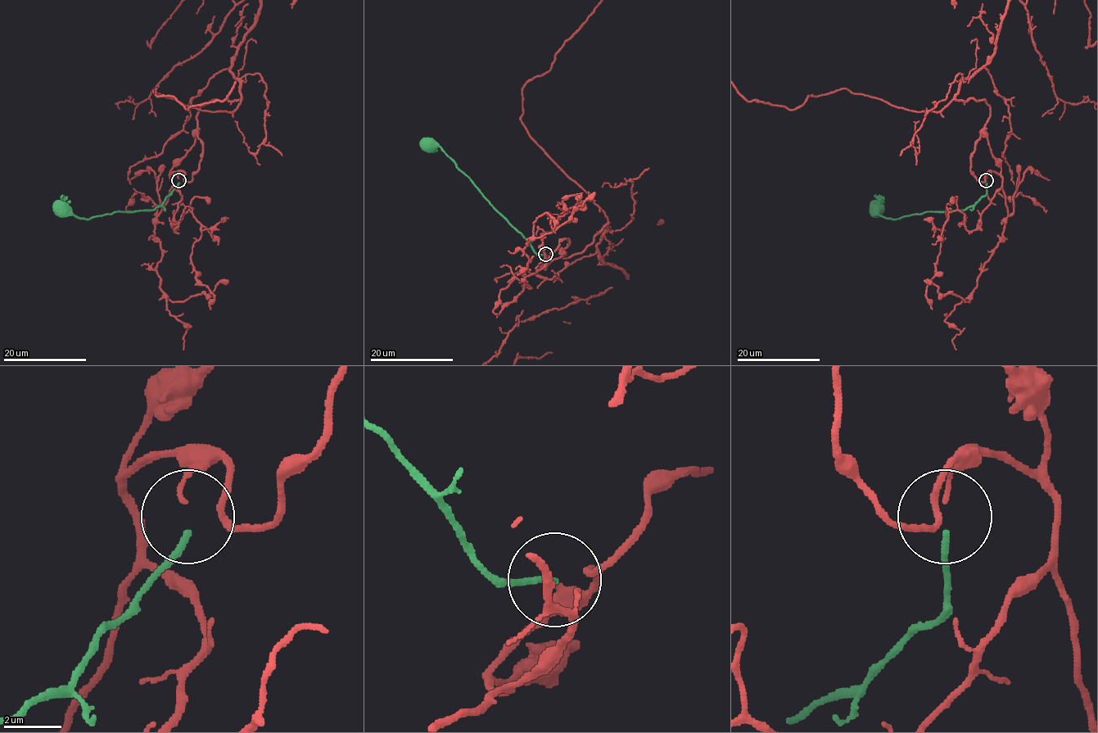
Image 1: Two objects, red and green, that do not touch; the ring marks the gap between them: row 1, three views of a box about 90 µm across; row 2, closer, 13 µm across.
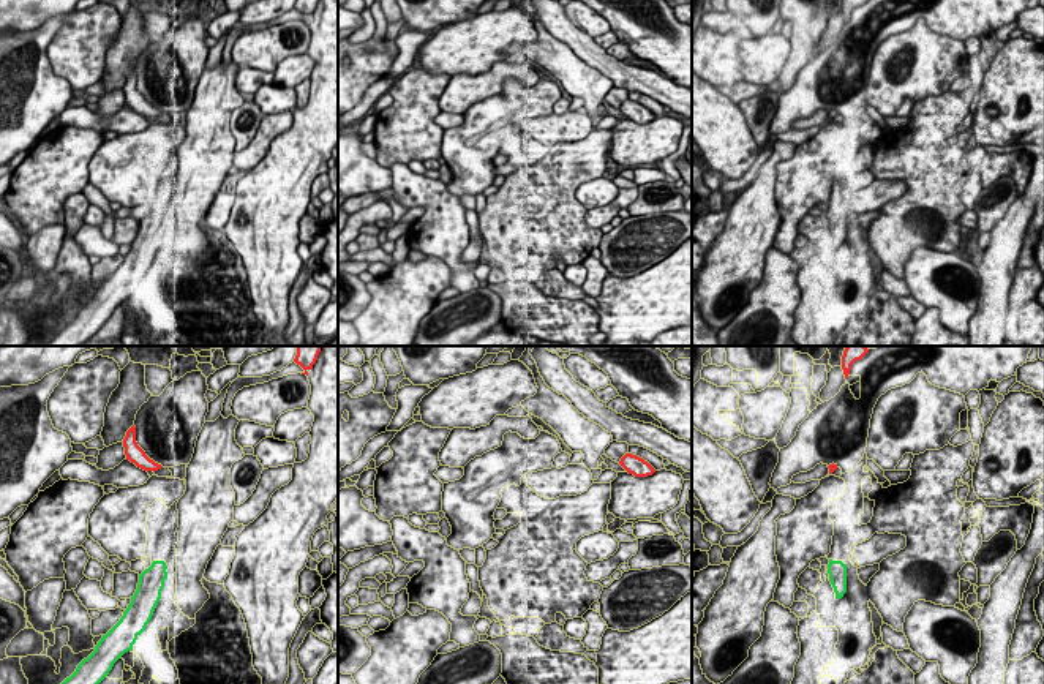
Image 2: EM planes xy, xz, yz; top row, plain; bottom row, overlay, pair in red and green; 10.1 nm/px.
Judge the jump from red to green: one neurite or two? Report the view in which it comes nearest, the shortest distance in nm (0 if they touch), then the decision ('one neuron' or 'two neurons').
nearest in yz; 900 nm apart; two neurons

